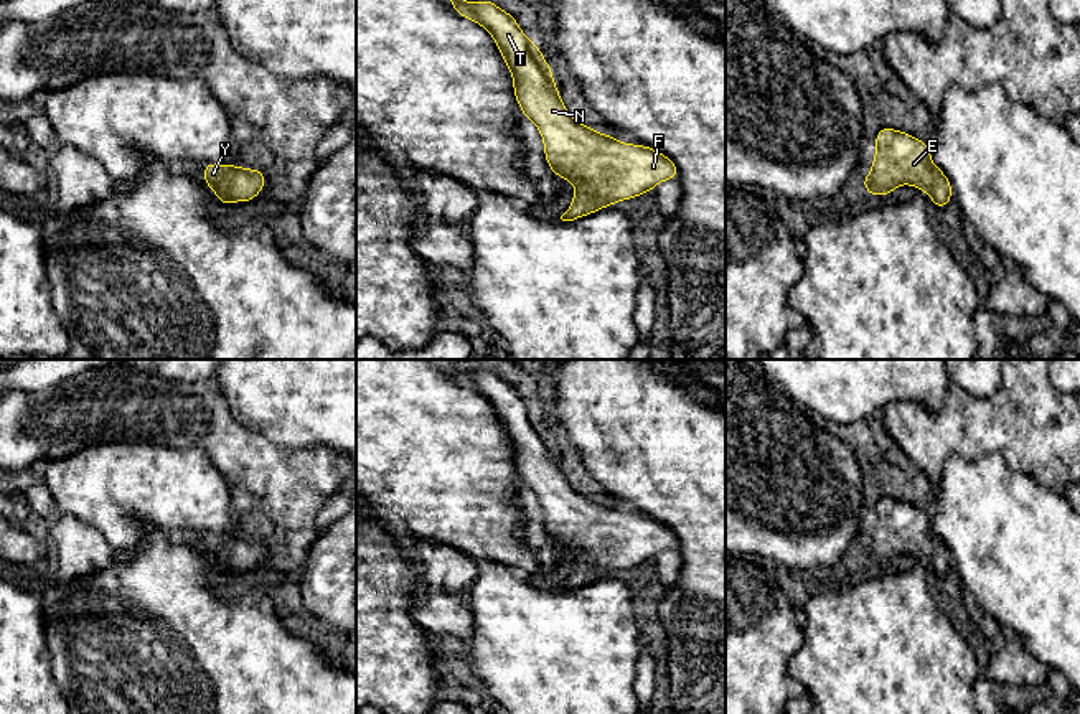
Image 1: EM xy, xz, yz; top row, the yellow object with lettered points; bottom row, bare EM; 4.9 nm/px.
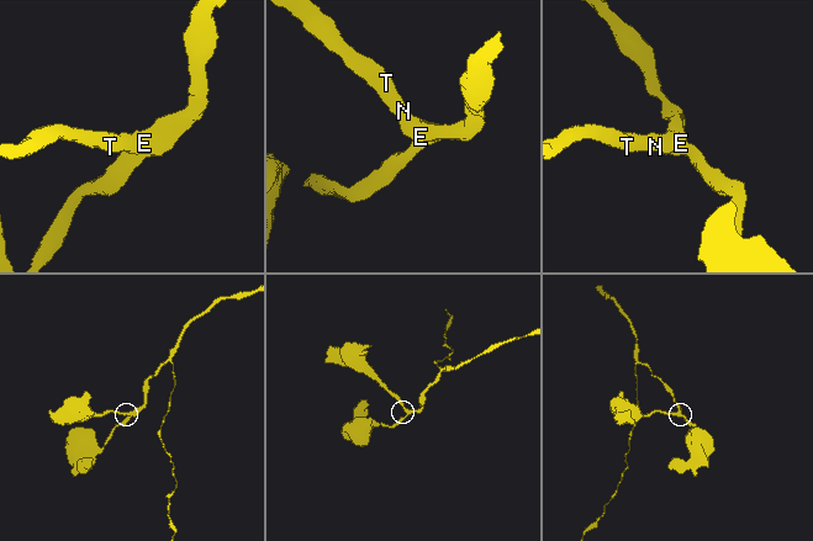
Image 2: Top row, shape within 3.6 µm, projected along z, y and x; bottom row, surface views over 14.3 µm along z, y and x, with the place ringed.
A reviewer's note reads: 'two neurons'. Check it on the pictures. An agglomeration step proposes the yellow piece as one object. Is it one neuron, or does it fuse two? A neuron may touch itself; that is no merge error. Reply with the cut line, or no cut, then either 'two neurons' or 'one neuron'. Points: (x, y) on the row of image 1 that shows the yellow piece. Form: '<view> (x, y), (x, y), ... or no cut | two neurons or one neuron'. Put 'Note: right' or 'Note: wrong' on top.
Note: wrong
no cut | one neuron

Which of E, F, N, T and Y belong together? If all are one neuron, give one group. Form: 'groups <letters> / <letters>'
groups E F N T Y

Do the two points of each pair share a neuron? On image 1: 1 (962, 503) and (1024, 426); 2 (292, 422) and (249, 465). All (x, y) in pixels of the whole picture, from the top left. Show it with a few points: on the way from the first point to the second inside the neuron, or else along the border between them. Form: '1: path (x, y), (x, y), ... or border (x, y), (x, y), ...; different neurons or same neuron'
1: border (962, 455), (981, 460), (1000, 454), (1033, 479); different neurons
2: border (239, 421), (281, 446), (310, 447); different neurons

